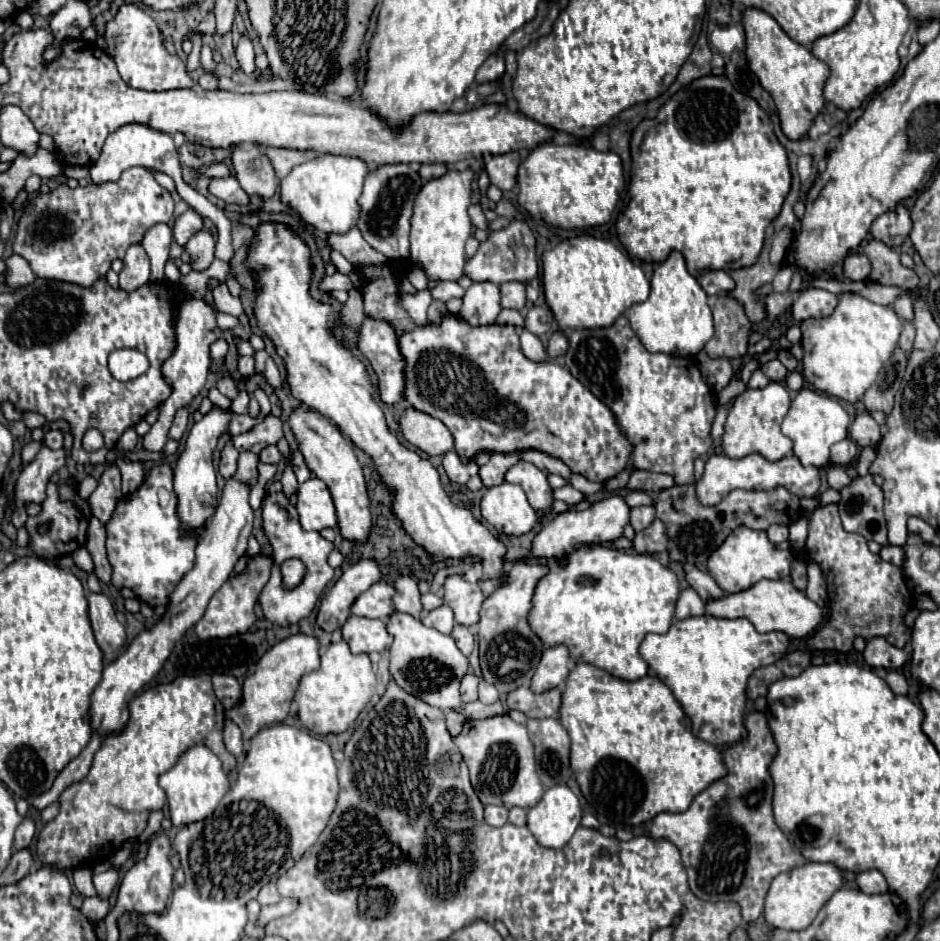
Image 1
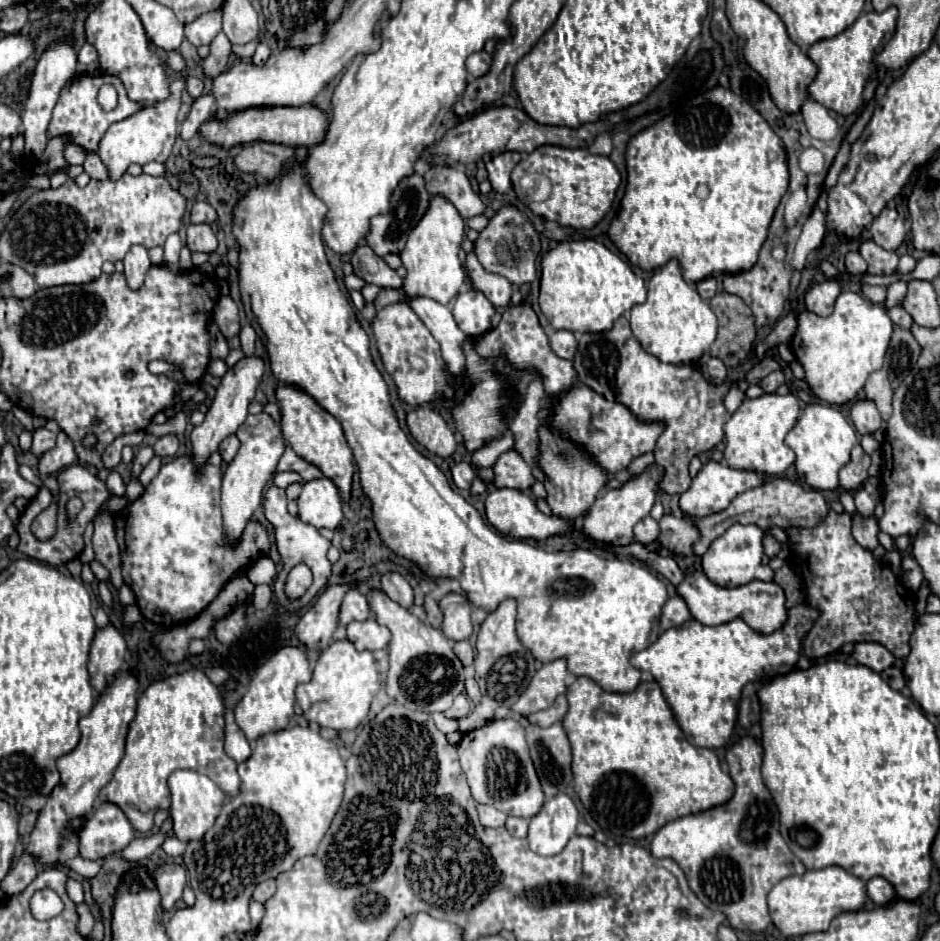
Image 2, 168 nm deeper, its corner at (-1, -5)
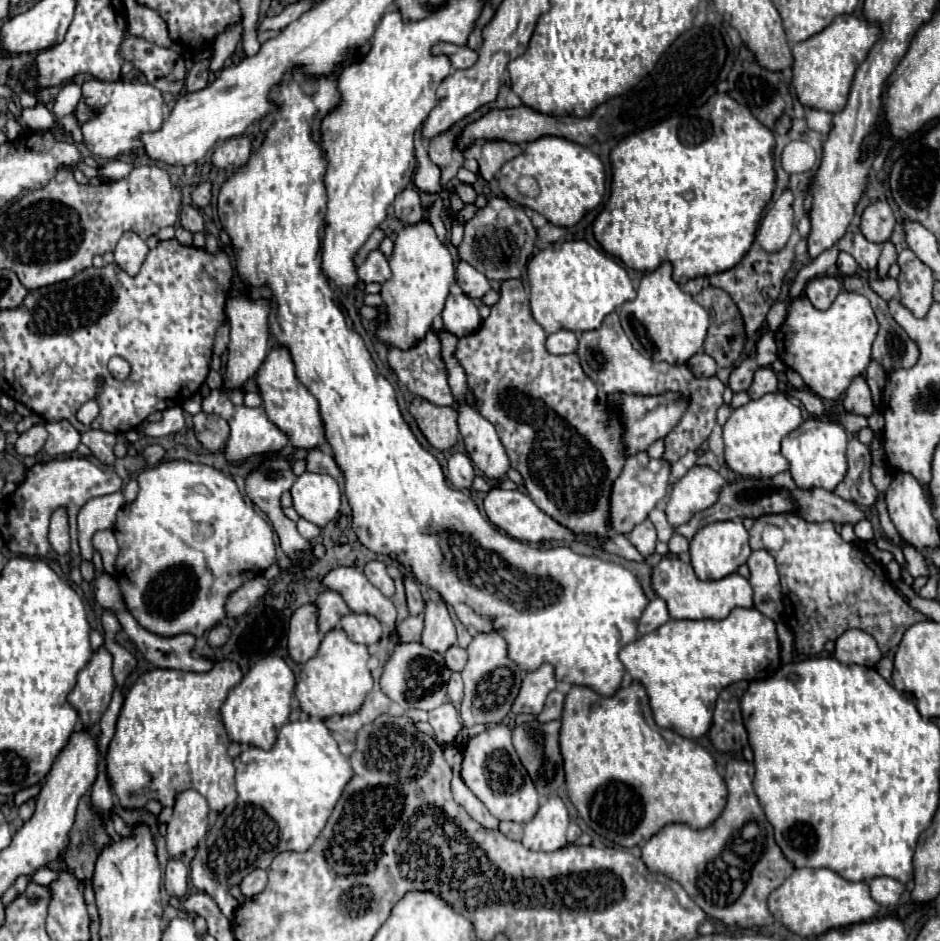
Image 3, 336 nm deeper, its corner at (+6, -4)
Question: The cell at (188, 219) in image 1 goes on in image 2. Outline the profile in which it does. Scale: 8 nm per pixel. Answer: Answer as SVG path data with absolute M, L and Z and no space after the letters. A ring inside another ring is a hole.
M207 200L195 202L195 206L191 208L191 222L193 222L193 224L201 224L201 222L211 224L211 222L215 222L215 220L217 220L215 208L213 208Z

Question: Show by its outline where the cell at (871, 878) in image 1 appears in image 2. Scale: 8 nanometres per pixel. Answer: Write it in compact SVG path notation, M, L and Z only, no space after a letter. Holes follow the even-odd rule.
M879 876L867 880L867 892L869 892L869 898L879 906L889 904L897 898L893 884L889 884L885 878L879 878Z

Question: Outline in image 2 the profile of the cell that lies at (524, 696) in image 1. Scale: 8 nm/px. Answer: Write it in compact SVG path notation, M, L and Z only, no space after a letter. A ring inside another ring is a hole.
M561 694L561 696L557 696L557 700L553 702L551 708L541 710L541 712L535 712L535 714L531 714L531 716L527 716L527 718L529 718L531 724L545 728L545 726L549 726L549 724L559 722L565 714L567 714L567 698L565 698L565 694Z

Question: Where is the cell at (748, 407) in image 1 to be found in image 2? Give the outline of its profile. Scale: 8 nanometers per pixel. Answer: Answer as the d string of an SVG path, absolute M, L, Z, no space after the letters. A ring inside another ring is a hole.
M763 394L755 400L745 398L743 404L731 414L729 422L725 424L725 462L737 470L759 472L765 476L781 476L793 462L795 452L785 446L785 434L797 424L801 414L801 406L795 394Z

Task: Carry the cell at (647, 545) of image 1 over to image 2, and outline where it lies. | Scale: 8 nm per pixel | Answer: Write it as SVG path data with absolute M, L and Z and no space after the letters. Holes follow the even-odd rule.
M665 514L659 520L659 526L661 526L659 542L663 548L667 548L671 554L677 556L687 556L687 558L693 556L693 544L699 540L699 530L691 520Z

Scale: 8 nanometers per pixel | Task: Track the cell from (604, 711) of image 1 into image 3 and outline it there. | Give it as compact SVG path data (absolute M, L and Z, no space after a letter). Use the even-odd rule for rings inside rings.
M632 681L630 687L622 687L618 689L612 697L602 697L596 691L592 691L590 687L580 687L574 685L570 689L570 693L566 695L564 701L564 713L562 713L562 727L560 727L560 751L564 757L564 773L566 773L566 787L568 787L568 797L574 803L574 807L578 809L580 817L586 821L586 825L596 831L600 837L606 837L608 841L620 845L620 847L634 847L640 845L644 841L648 841L654 833L658 833L666 823L686 823L690 827L708 827L714 819L718 819L718 815L722 813L724 805L726 805L726 783L724 779L718 775L716 771L716 763L711 753L699 743L694 743L692 739L684 739L678 733L670 731L670 729L662 729L656 725L652 709L648 705L648 693L644 689L642 683Z

